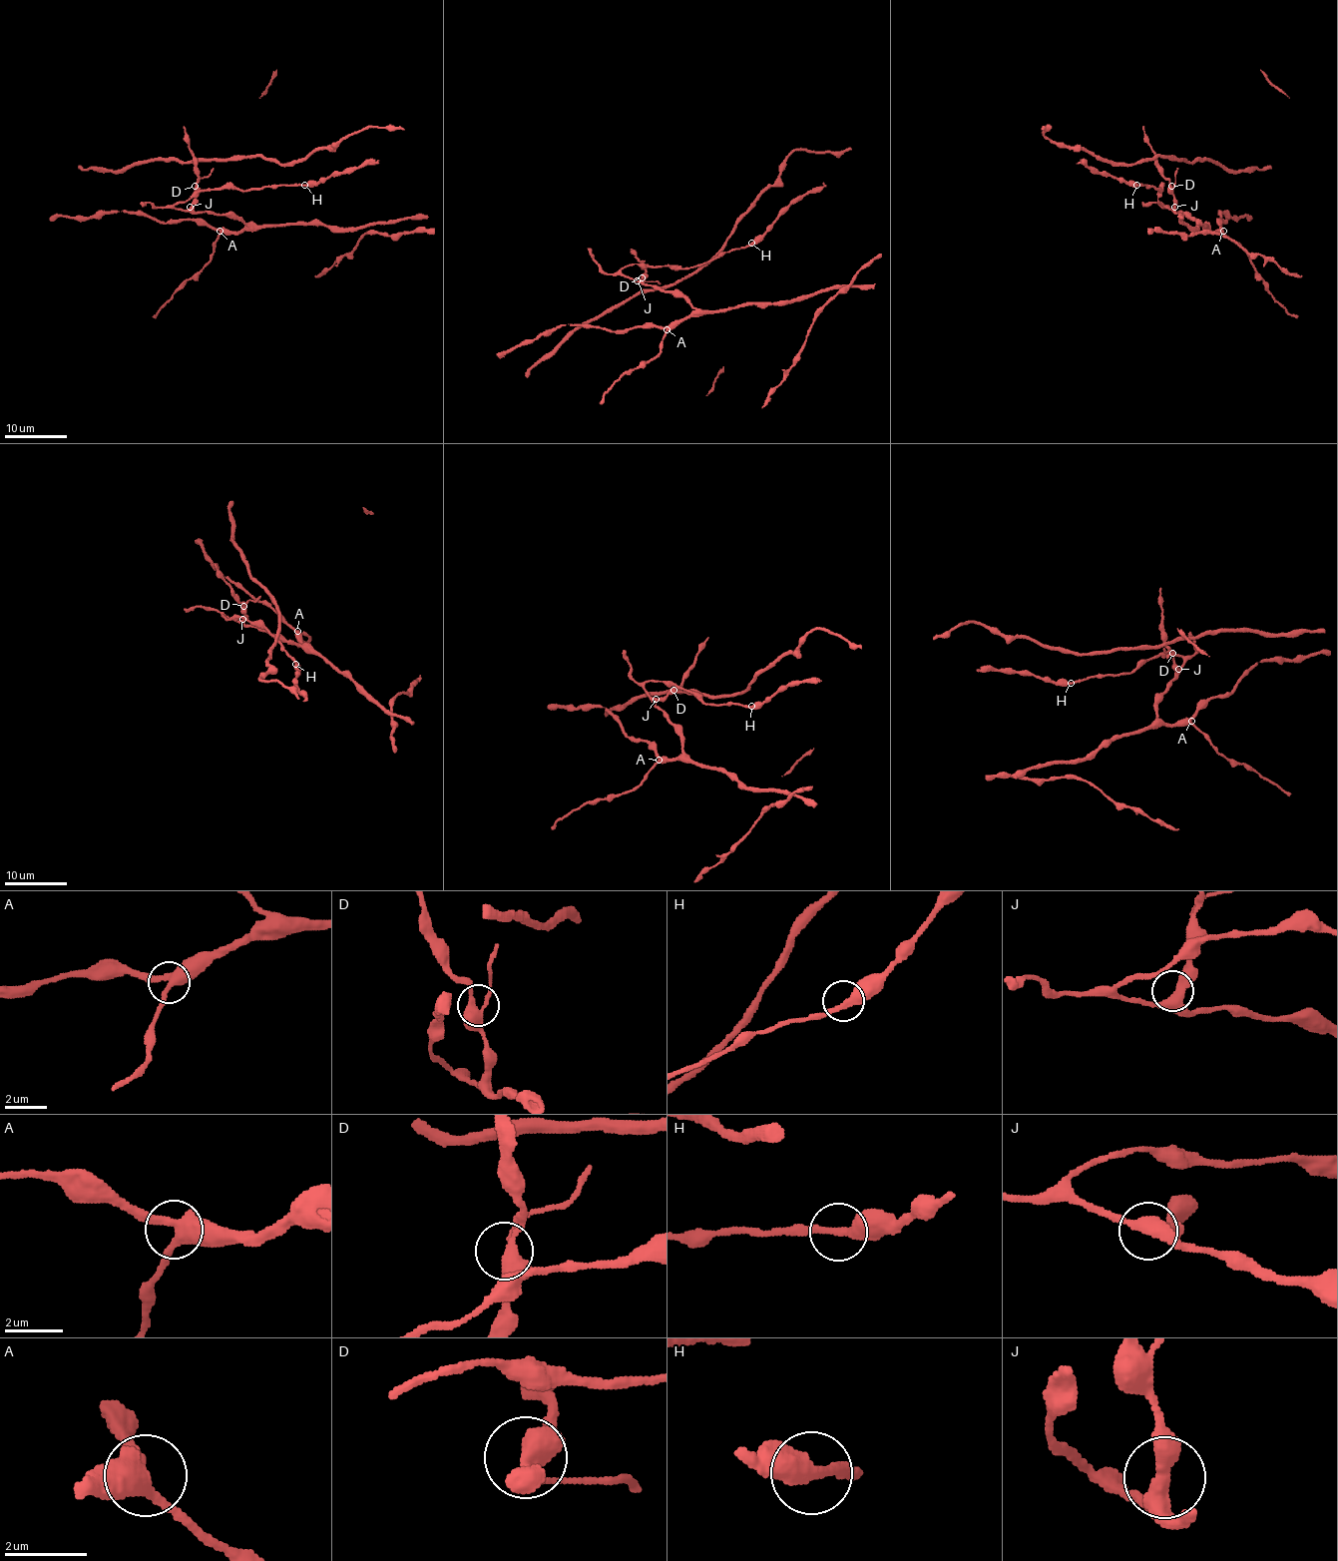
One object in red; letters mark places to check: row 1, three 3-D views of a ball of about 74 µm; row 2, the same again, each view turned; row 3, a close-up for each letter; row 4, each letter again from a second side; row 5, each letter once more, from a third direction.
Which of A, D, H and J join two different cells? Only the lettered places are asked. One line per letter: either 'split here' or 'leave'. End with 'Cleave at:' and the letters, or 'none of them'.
A: leave
D: leave
H: leave
J: leave
Cleave at: none of them

